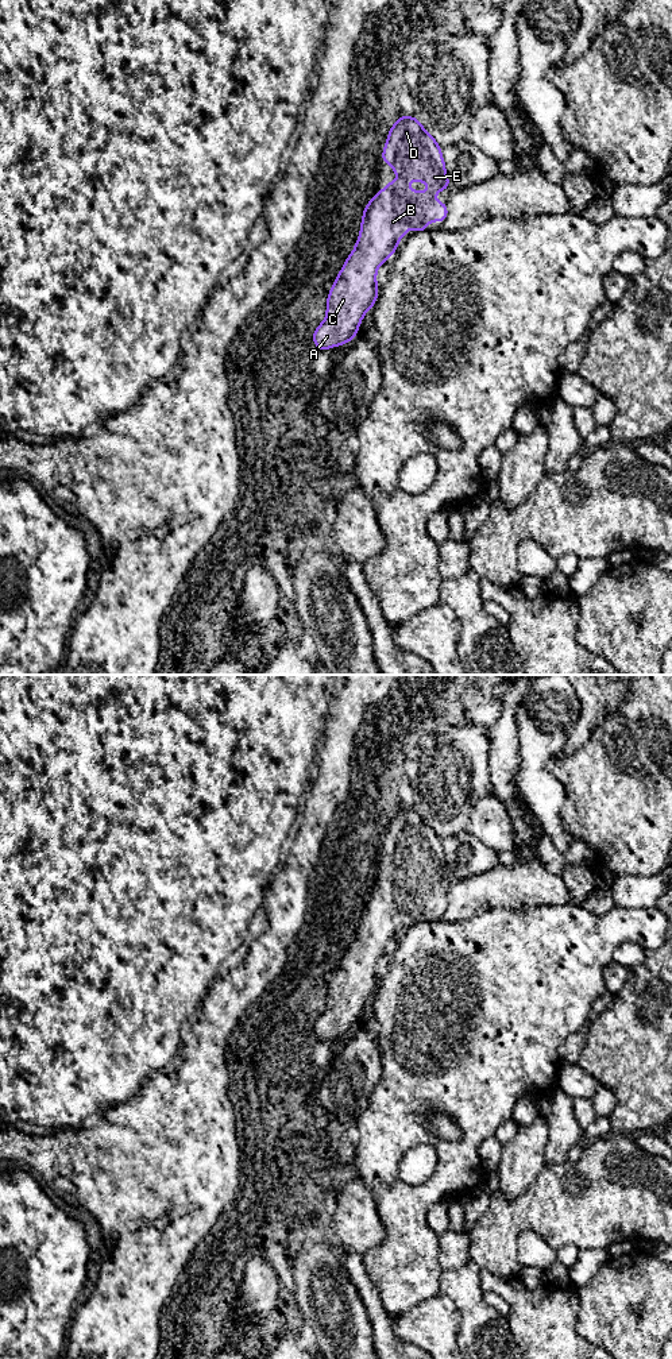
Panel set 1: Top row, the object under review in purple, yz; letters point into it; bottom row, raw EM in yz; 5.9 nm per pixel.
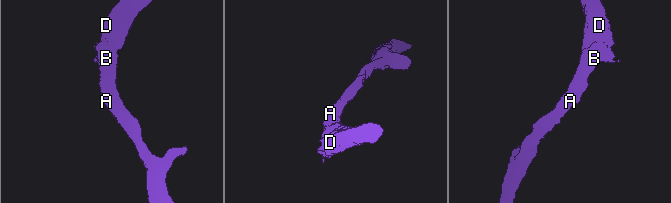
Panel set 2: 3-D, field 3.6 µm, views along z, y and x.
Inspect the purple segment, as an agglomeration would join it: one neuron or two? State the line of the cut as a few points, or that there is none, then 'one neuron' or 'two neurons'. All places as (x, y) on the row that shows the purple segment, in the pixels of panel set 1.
cut none; one neuron

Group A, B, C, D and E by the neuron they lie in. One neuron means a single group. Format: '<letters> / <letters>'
A B C D E

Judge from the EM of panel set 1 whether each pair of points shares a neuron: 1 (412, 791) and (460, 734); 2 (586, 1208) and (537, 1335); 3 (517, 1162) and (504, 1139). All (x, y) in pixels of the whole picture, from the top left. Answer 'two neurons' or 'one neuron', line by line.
1: one neuron
2: two neurons
3: two neurons

